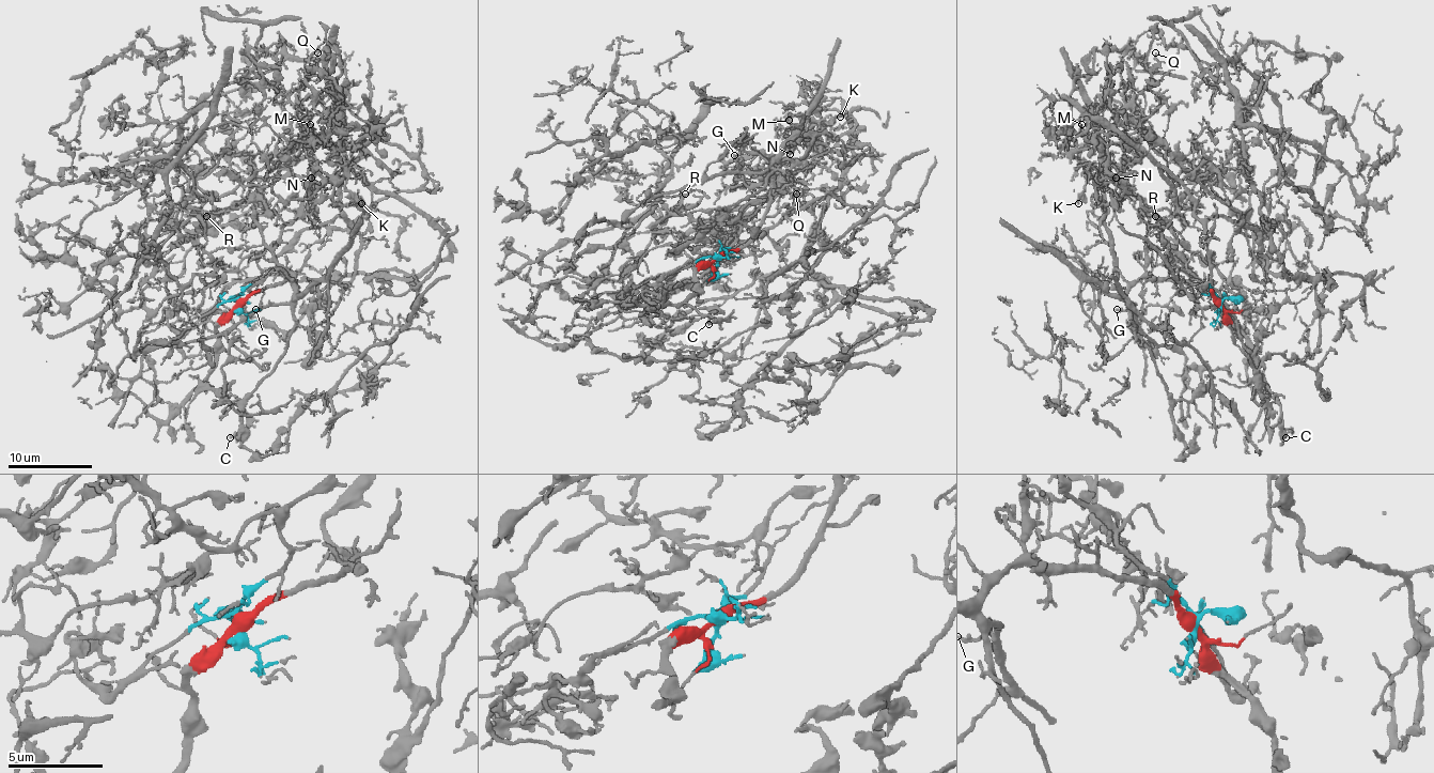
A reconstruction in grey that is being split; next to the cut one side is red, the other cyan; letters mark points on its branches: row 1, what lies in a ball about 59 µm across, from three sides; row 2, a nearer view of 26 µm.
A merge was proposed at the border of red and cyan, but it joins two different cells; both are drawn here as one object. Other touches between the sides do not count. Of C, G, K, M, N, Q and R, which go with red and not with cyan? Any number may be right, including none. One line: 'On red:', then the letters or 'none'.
On red: C, G

